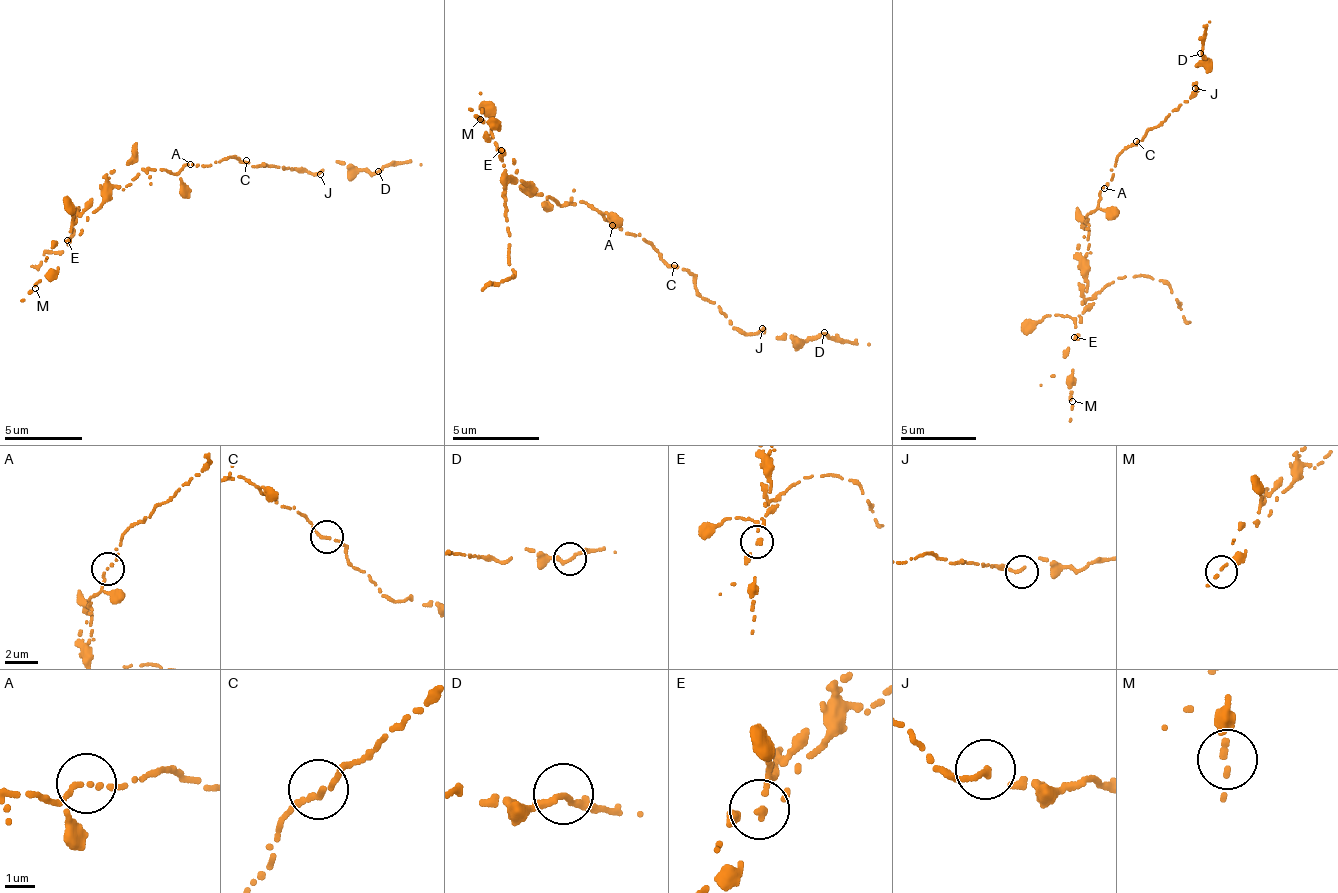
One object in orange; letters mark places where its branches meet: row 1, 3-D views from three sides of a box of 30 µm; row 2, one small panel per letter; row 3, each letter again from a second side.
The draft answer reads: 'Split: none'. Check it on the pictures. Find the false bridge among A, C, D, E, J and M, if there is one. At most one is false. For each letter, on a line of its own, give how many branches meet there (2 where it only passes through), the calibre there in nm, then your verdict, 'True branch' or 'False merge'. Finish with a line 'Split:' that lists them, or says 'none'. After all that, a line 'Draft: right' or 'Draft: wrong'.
A: Branches: 2. Thickness 130 nm. True branch
C: Branches: 2. Thickness 170 nm. True branch
D: Branches: 2. Thickness 200 nm. True branch
E: Branches: 2. Thickness 170 nm. False merge
J: Branches: 2. Thickness 170 nm. True branch
M: Branches: 2. Thickness 170 nm. True branch
Split: E
Draft: wrong

